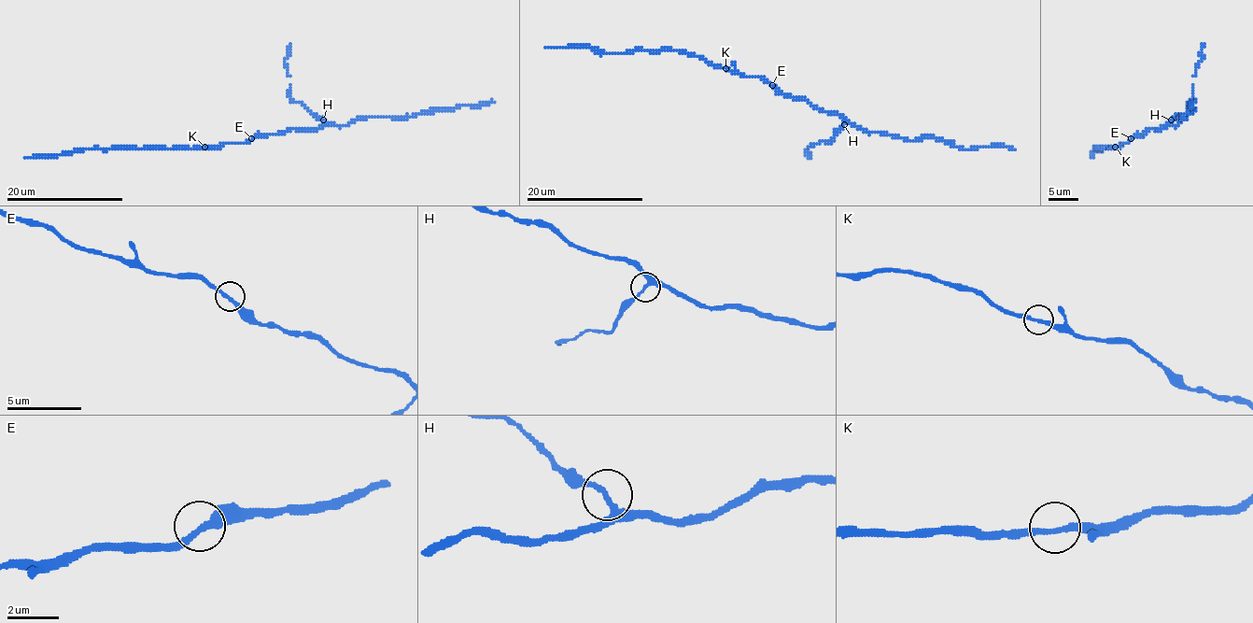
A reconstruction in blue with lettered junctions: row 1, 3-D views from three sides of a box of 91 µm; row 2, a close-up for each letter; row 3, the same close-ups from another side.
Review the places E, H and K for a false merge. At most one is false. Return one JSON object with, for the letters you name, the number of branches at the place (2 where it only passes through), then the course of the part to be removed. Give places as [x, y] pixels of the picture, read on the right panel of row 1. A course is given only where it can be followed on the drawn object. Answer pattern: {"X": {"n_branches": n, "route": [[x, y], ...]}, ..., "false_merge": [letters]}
{"false_merge": []}

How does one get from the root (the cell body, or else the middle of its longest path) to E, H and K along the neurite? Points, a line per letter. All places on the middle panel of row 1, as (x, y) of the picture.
E: (783, 96), (772, 85)
H: (783, 96), (803, 98), (823, 111), (837, 112), (845, 121), (843, 124)
K: (783, 96), (760, 77), (747, 77), (725, 68)

